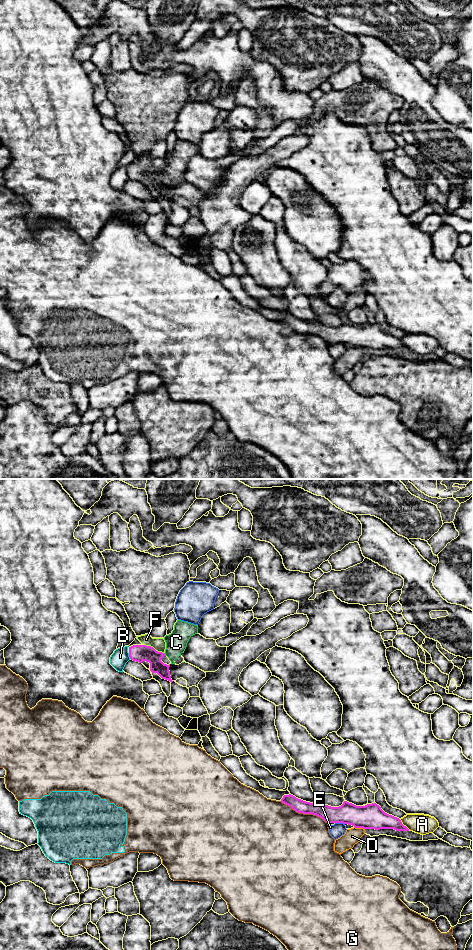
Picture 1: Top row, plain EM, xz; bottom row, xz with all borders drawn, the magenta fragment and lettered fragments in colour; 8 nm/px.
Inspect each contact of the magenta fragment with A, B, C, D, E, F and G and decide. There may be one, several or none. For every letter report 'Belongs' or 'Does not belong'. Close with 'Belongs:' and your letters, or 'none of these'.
A: Does not belong
B: Does not belong
C: Does not belong
D: Does not belong
E: Does not belong
F: Belongs
G: Does not belong
Belongs: F

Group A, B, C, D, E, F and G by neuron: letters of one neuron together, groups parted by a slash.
A / B G / C / D / E / F

